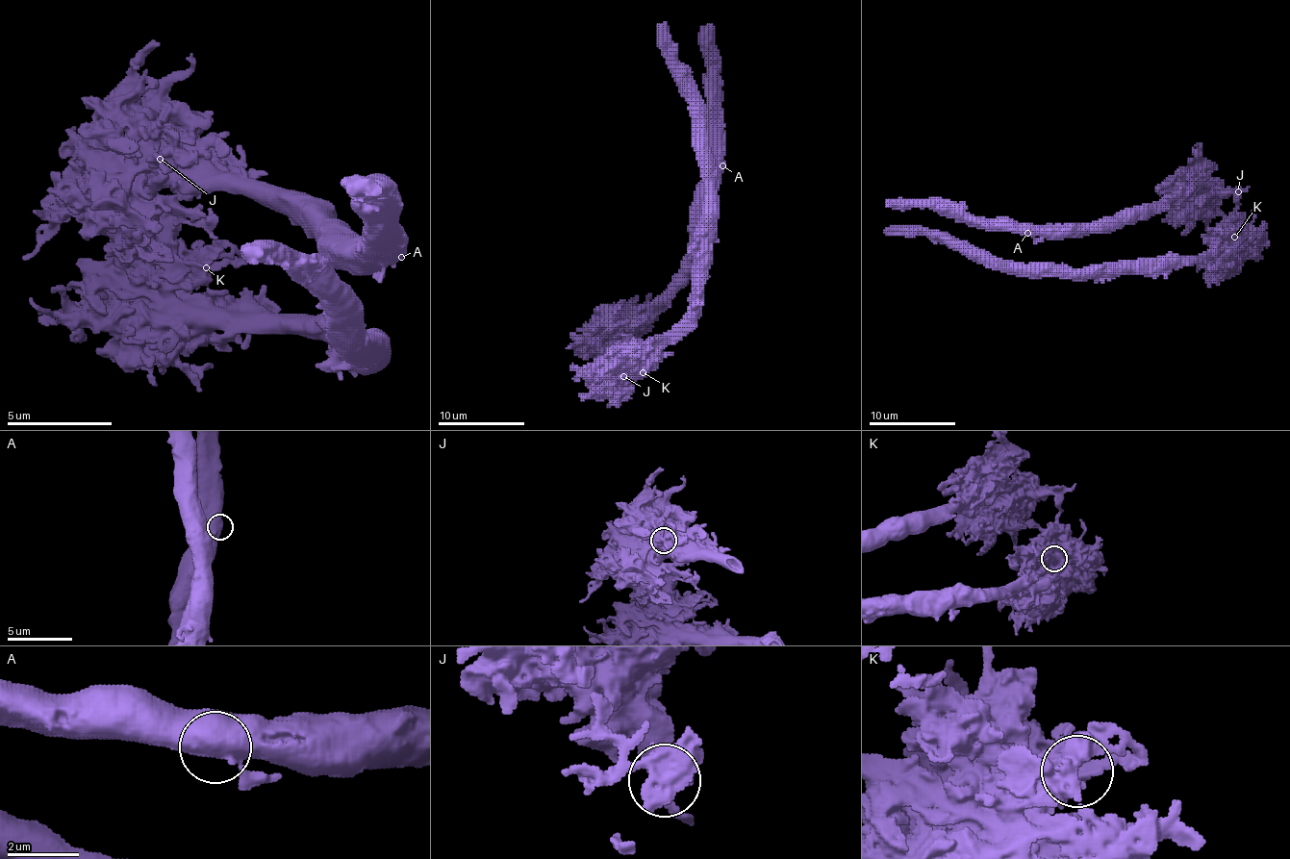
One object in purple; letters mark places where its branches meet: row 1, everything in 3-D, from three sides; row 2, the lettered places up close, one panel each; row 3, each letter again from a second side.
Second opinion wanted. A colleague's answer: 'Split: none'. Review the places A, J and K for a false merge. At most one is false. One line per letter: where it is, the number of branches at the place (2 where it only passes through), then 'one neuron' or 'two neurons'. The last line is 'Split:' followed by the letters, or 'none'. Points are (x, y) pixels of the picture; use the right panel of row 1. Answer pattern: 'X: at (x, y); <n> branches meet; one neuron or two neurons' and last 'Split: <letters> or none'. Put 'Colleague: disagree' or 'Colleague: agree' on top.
Colleague: disagree
A: at (1027, 233); 2 branches meet; one neuron
J: at (1238, 191); 3 branches meet; two neurons
K: at (1234, 237); 3 branches meet; one neuron
Split: J

